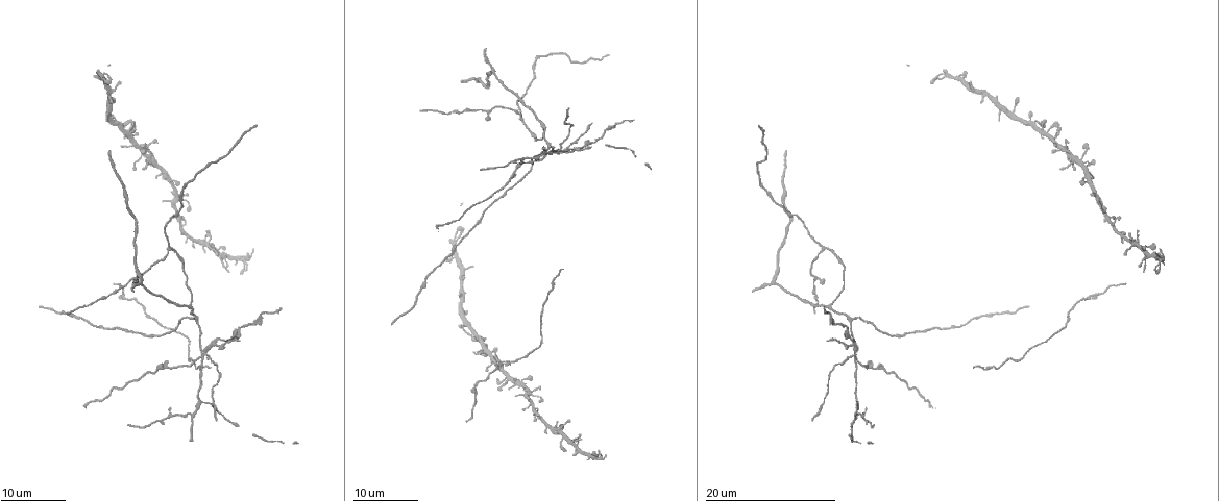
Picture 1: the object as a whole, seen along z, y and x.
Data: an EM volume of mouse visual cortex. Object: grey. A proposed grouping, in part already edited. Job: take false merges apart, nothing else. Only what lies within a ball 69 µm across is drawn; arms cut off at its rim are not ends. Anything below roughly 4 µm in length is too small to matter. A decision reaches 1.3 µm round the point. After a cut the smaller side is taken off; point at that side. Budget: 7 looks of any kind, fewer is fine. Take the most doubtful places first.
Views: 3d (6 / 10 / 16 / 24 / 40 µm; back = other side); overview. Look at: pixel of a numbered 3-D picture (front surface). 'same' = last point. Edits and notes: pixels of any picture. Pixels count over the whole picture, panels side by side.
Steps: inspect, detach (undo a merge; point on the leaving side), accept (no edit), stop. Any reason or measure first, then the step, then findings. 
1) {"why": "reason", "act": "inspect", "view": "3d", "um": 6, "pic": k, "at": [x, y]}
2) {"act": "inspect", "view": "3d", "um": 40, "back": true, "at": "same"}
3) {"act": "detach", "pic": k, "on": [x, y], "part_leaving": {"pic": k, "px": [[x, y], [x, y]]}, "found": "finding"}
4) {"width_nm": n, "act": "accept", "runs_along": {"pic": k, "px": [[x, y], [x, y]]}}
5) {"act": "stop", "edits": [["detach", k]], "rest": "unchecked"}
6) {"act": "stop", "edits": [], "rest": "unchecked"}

{"why": "three-way junction", "act": "inspect", "view": "3d", "um": 16, "pic": 1, "at": [852, 320]}

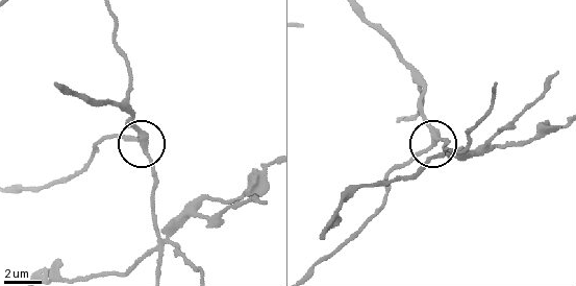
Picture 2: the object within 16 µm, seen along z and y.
{"act": "inspect", "view": "3d", "um": 6, "pic": 2, "at": [144, 147]}

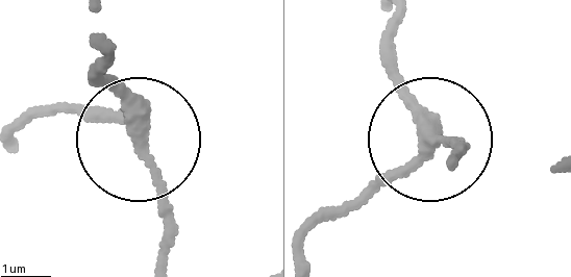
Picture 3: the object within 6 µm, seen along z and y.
{"act": "accept", "found": "continuous, no second neuron"}

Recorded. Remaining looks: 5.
{"why": "four-way junction", "act": "inspect", "view": "3d", "um": 16, "pic": 1, "at": [206, 351]}

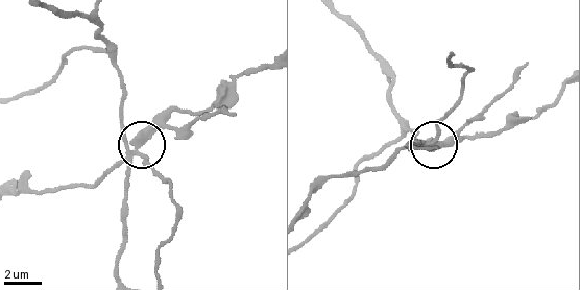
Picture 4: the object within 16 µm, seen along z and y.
{"act": "inspect", "view": "3d", "um": 6, "pic": 4, "at": [138, 147]}

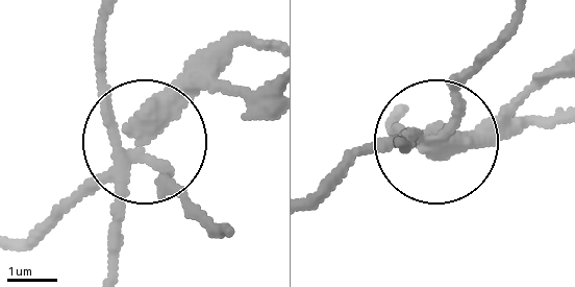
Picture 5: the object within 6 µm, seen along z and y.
{"why": "other side", "act": "inspect", "view": "3d", "um": 6, "back": true, "pic": 5, "at": [145, 140]}

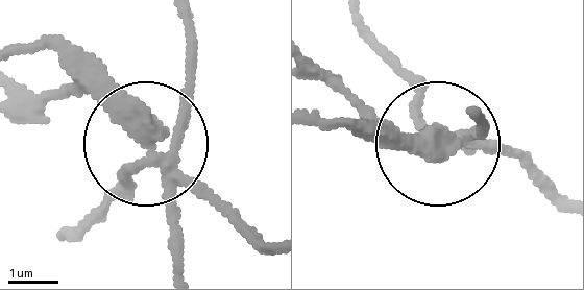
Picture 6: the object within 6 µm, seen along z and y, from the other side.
{"act": "detach", "pic": 6, "on": [130, 185], "part_leaving": {"pic": 6, "px": [[174, 167], [270, 245]]}, "found": "a second neuron is stuck on"}

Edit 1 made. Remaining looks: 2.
{"act": "stop", "edits": [["detach", 6]], "rest": "unchecked"}

